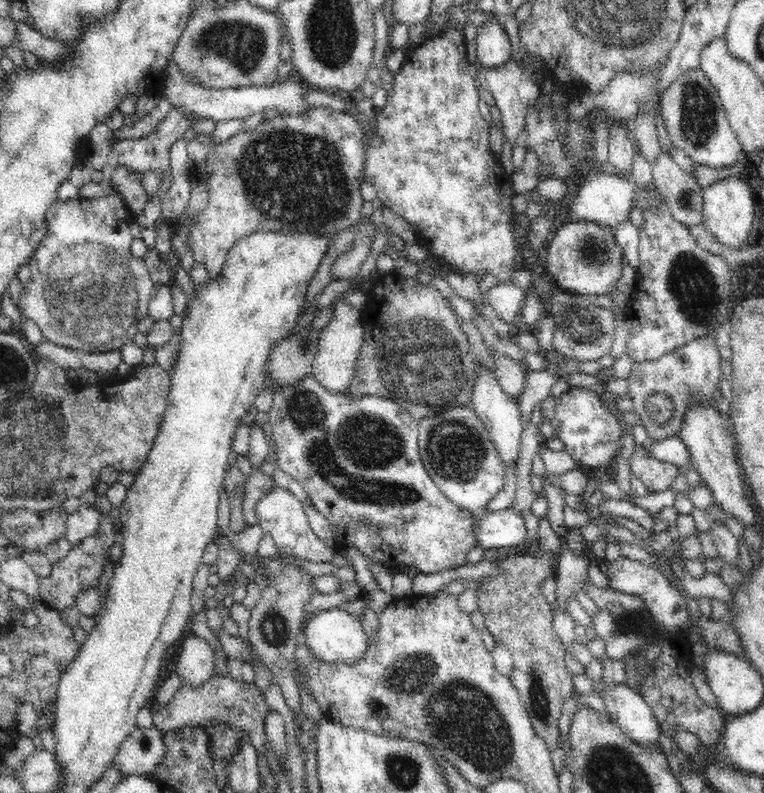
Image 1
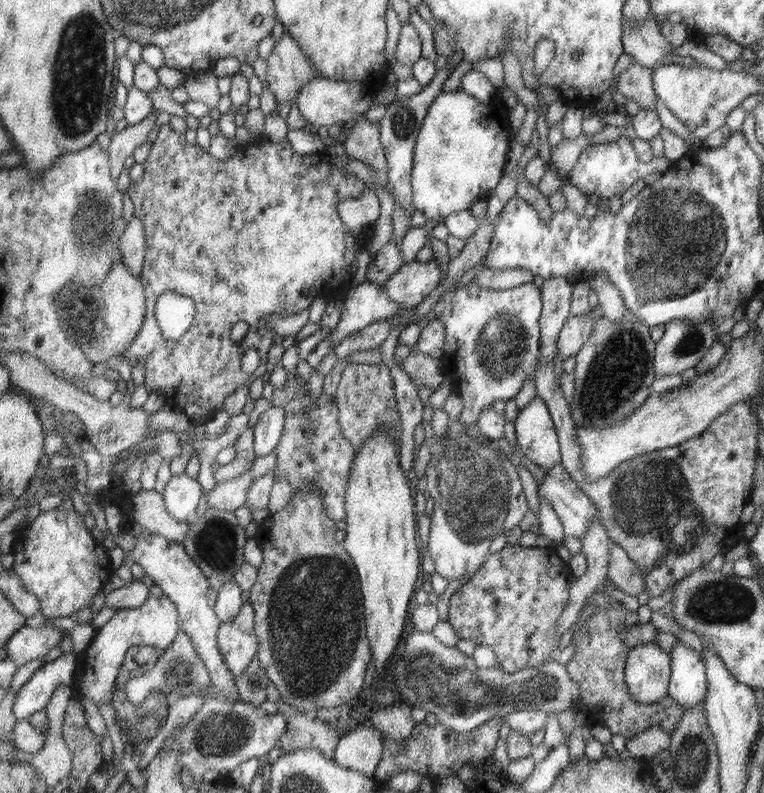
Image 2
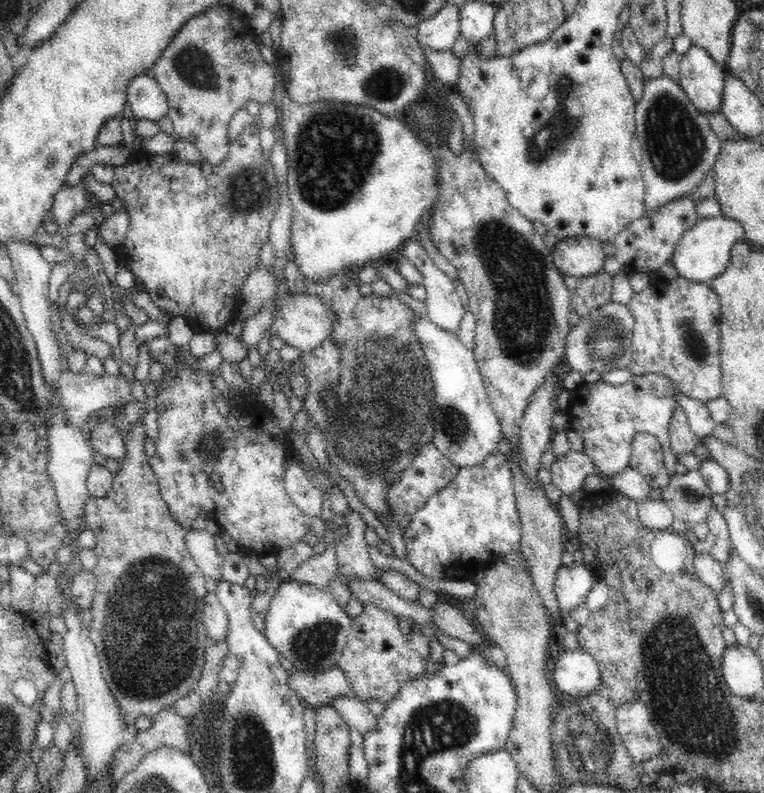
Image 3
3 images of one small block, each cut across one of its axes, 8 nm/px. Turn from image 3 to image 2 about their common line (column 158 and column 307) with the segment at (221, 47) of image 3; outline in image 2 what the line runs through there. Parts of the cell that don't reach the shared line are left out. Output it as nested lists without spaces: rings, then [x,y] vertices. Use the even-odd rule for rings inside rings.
[[[286,32],[277,40],[266,62],[266,82],[269,90],[275,94],[278,106],[295,104],[299,90],[311,80],[322,76],[309,55],[301,49],[297,39]]]

